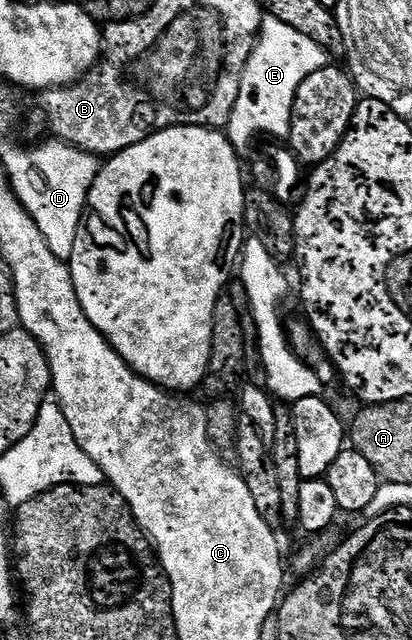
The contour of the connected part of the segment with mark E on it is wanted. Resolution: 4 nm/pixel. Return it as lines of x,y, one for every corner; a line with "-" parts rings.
269,16
260,26
260,36
242,71
238,103
234,103
234,111
226,126
232,146
237,151
244,151
259,133
265,133
264,137
268,139
287,139
298,87
302,87
304,80
314,75
314,71
323,69
329,61
329,54
321,45
314,43
314,39
306,39
306,35
294,31
294,27
286,27
286,23
277,17

